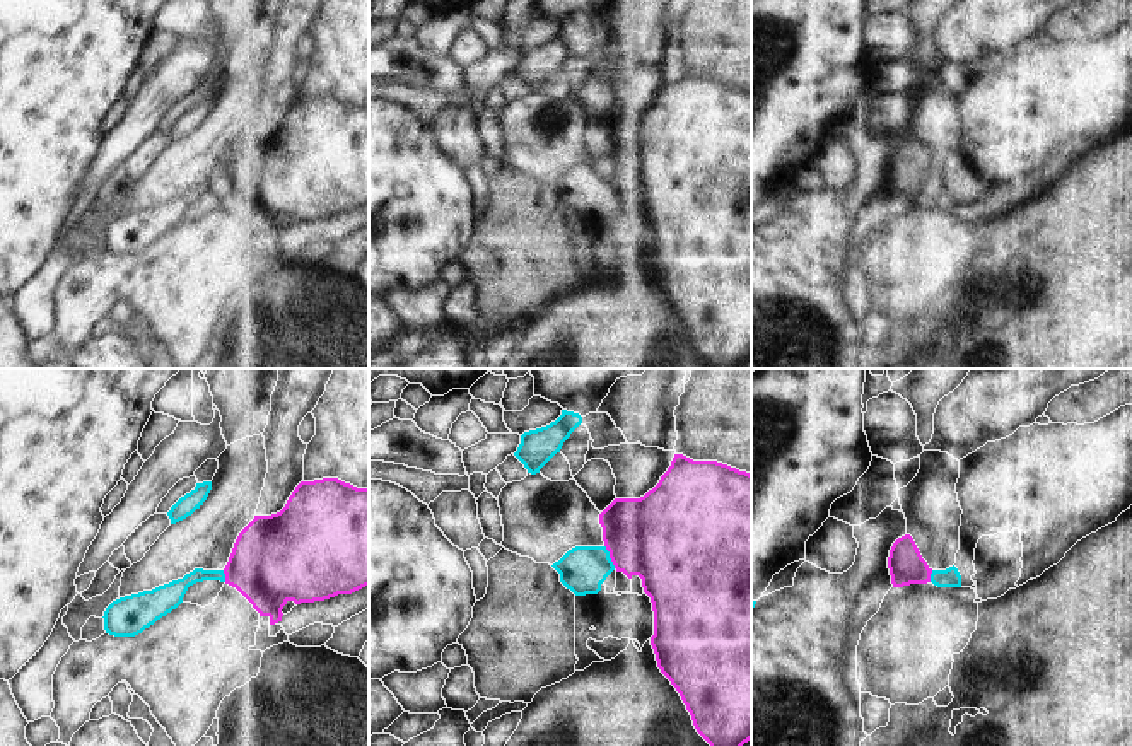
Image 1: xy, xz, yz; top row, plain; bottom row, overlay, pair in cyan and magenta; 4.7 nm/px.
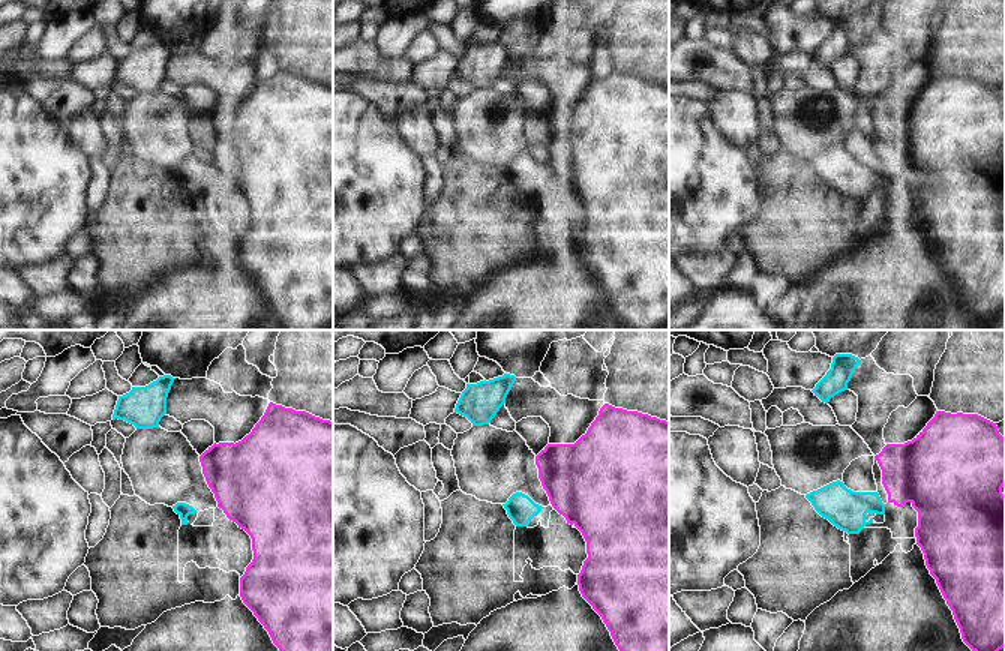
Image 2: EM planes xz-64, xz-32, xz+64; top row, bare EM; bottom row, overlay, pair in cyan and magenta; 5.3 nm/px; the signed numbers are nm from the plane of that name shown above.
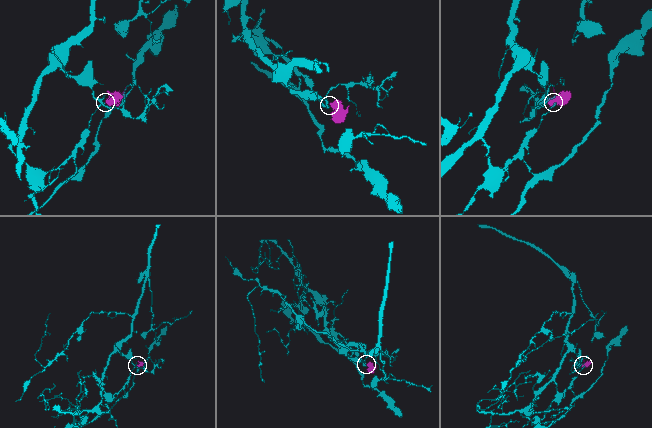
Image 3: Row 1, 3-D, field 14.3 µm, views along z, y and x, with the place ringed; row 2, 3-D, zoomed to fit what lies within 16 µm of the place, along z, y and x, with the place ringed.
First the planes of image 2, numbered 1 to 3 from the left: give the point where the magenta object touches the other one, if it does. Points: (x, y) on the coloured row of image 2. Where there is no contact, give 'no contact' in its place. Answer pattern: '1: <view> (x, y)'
1: no contact
2: no contact
3: no contact

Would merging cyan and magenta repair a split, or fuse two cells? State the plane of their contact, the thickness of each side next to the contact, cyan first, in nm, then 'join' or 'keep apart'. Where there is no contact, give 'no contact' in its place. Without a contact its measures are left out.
contact in xz; calibres 220 and 400 nm; keep apart

